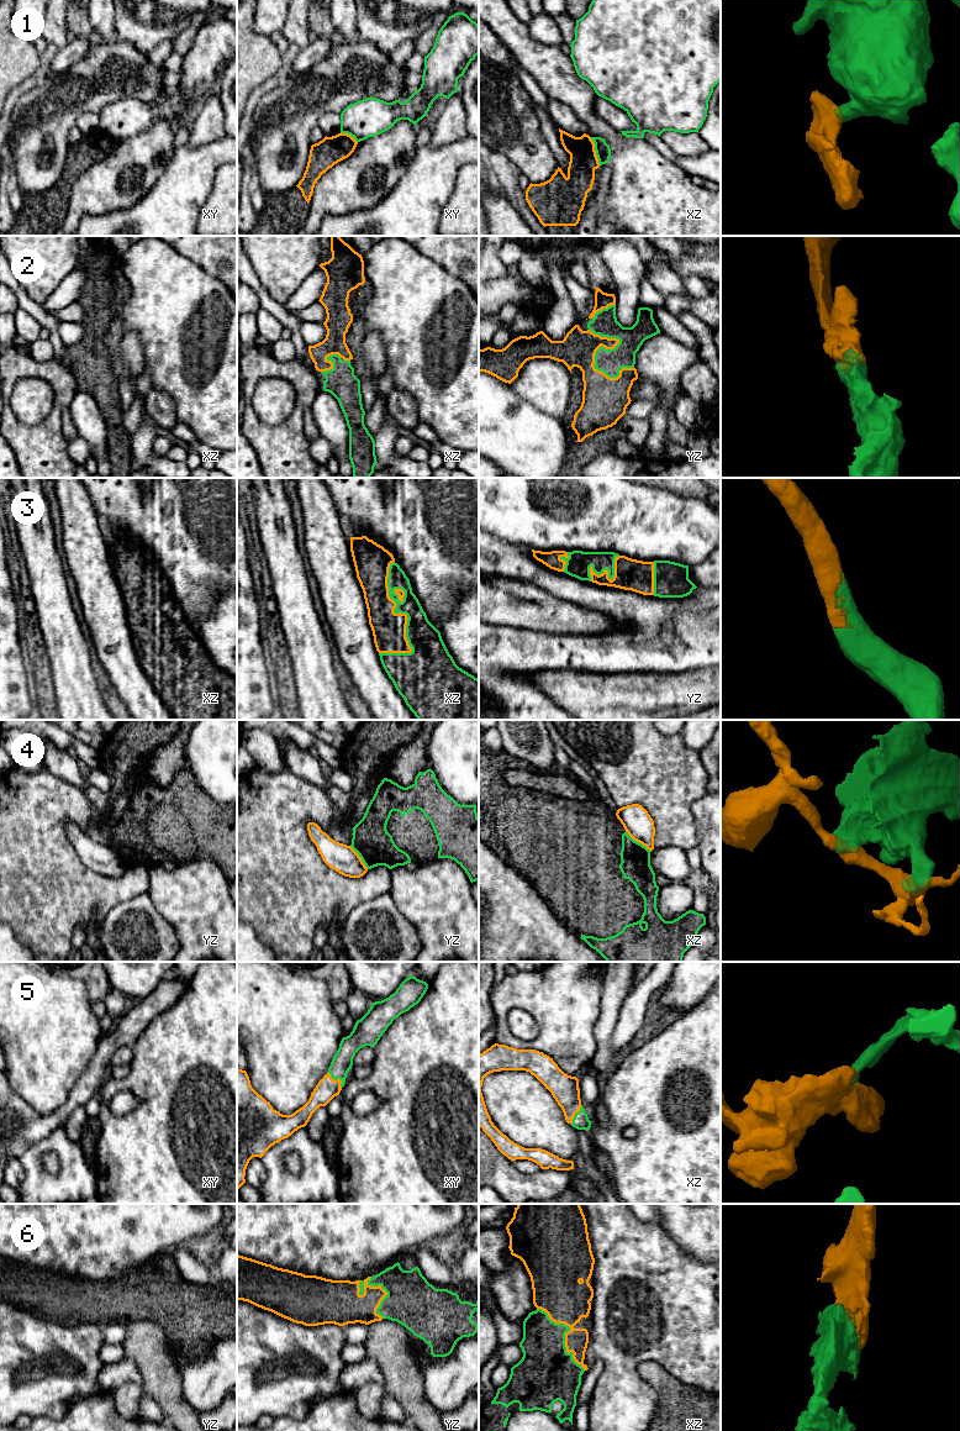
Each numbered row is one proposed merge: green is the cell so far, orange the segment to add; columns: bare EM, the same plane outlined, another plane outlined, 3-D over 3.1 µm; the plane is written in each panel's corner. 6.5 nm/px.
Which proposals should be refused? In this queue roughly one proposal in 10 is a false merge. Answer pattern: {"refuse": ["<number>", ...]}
{"refuse": ["1", "4"]}

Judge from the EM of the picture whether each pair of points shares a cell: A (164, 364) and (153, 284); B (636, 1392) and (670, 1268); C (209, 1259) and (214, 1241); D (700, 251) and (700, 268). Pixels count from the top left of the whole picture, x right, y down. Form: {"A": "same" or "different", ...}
{"A": "same", "B": "same", "C": "same", "D": "different"}

